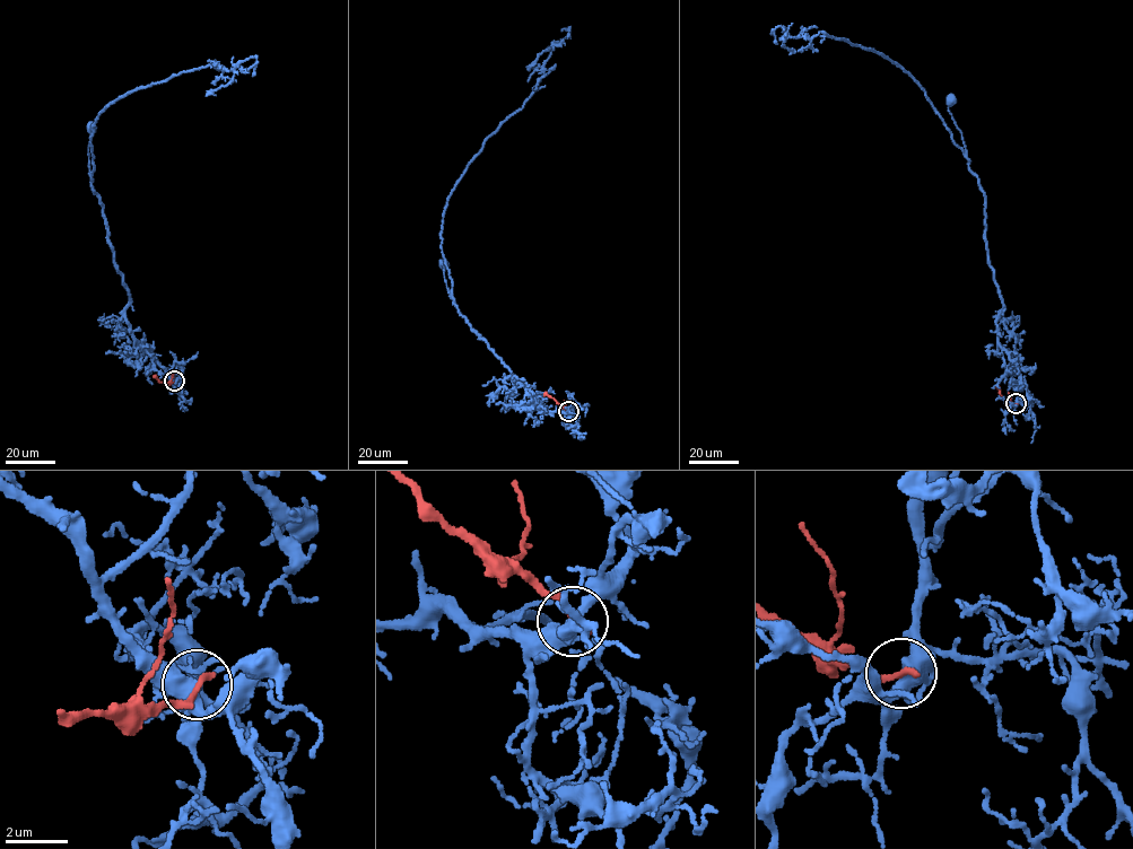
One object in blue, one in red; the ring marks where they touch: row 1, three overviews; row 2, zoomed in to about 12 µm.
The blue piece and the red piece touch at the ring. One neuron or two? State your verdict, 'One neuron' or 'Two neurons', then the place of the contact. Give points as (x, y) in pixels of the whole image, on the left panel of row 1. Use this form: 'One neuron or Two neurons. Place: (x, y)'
Two neurons. Place: (174, 381)

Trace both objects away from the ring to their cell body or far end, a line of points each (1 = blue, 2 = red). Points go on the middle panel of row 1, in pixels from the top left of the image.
1: (568, 411), (548, 411), (515, 379), (508, 377), (512, 377), (507, 367), (459, 312), (450, 296), (443, 263)
2: (568, 411), (545, 393)

